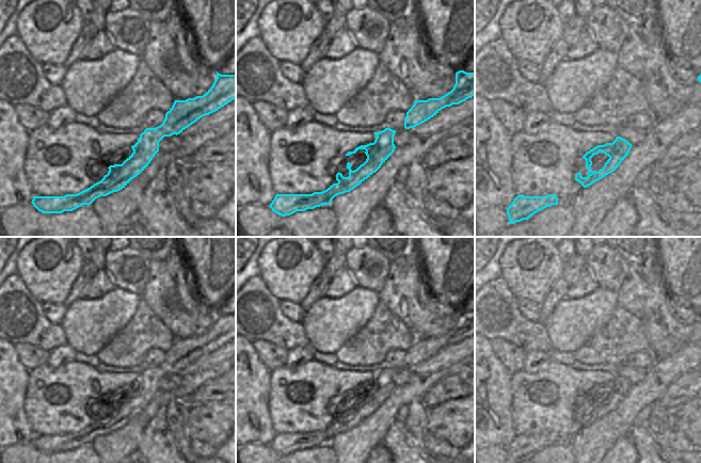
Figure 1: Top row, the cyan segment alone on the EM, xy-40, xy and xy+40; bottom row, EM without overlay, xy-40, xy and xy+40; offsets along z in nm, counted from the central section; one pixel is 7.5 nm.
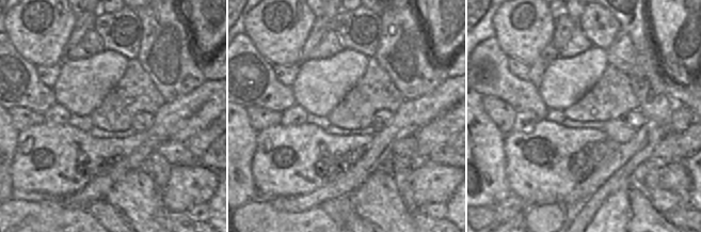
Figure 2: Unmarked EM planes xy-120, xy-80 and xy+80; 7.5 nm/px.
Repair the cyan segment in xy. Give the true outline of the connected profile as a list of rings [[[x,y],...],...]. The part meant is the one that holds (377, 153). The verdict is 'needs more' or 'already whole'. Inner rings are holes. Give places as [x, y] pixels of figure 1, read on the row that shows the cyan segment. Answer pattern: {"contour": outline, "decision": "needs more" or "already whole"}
{"contour": [[[385,128],[380,132],[373,132],[377,138],[373,143],[361,145],[346,156],[354,155],[354,164],[347,163],[349,176],[344,177],[341,173],[336,174],[337,183],[333,183],[322,192],[312,194],[276,194],[270,208],[275,213],[286,217],[297,211],[314,209],[322,205],[330,205],[332,199],[346,192],[350,192],[360,186],[365,179],[376,173],[381,165],[392,156],[396,146],[394,135],[396,130]]], "decision": "needs more"}

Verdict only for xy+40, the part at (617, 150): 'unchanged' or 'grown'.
grown

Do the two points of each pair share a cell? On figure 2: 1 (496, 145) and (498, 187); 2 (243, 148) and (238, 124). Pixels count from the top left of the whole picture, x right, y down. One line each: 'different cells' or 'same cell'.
1: same cell
2: same cell

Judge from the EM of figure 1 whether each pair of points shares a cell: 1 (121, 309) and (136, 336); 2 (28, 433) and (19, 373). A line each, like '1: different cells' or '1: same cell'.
1: different cells
2: same cell

